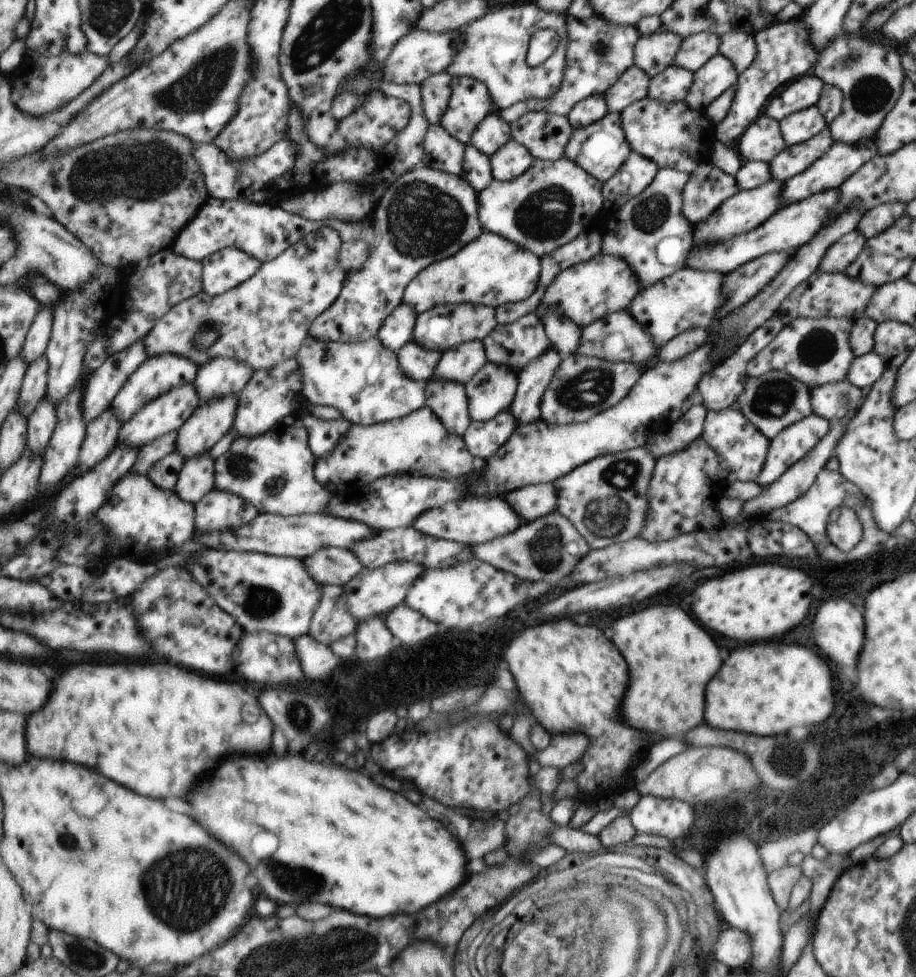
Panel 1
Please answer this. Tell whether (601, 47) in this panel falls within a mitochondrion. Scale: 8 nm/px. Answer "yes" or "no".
yes

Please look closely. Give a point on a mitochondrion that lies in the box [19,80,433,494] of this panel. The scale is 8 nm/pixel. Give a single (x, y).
(141, 170)

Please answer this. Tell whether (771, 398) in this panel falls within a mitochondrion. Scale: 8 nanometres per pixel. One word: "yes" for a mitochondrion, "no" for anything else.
yes

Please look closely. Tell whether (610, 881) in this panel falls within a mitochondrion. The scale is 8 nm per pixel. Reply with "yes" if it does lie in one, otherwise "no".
yes

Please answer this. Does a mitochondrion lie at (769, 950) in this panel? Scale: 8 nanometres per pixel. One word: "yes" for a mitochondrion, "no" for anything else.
no

